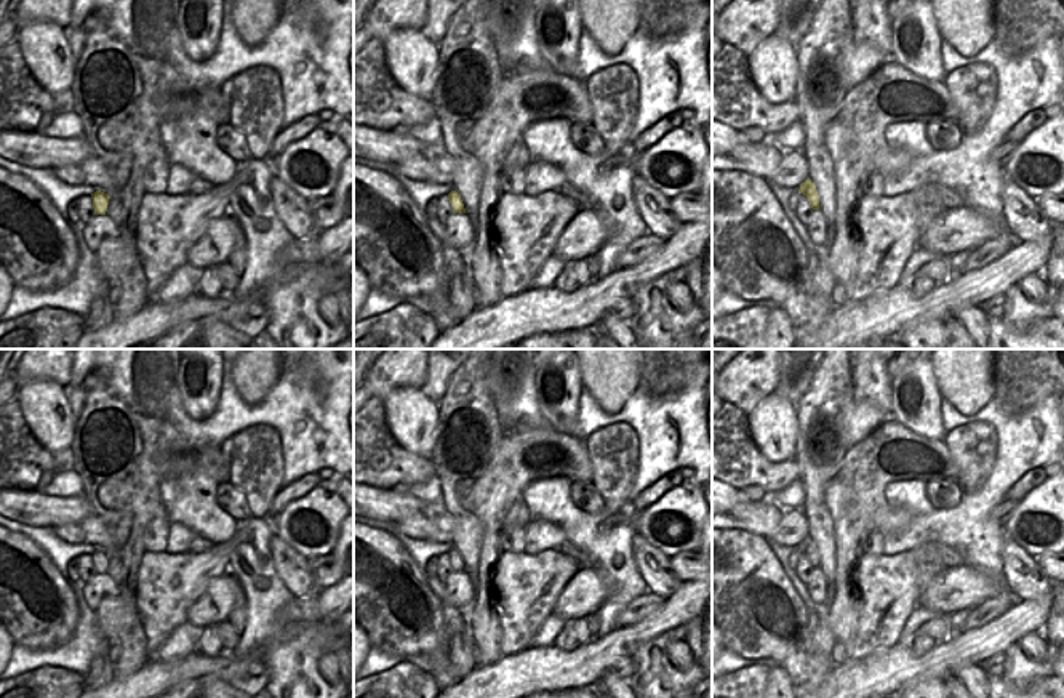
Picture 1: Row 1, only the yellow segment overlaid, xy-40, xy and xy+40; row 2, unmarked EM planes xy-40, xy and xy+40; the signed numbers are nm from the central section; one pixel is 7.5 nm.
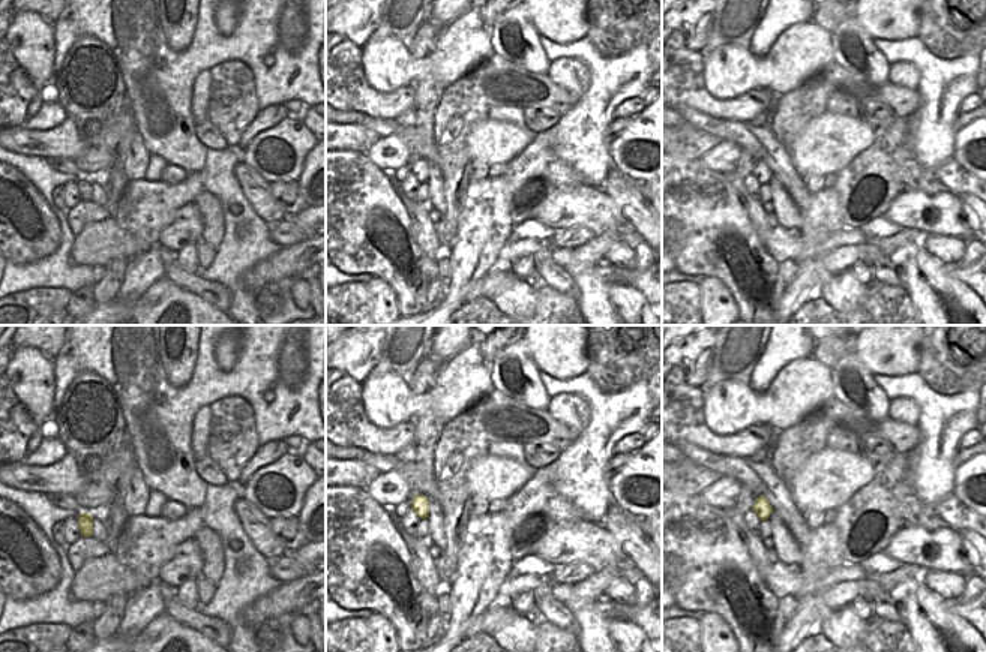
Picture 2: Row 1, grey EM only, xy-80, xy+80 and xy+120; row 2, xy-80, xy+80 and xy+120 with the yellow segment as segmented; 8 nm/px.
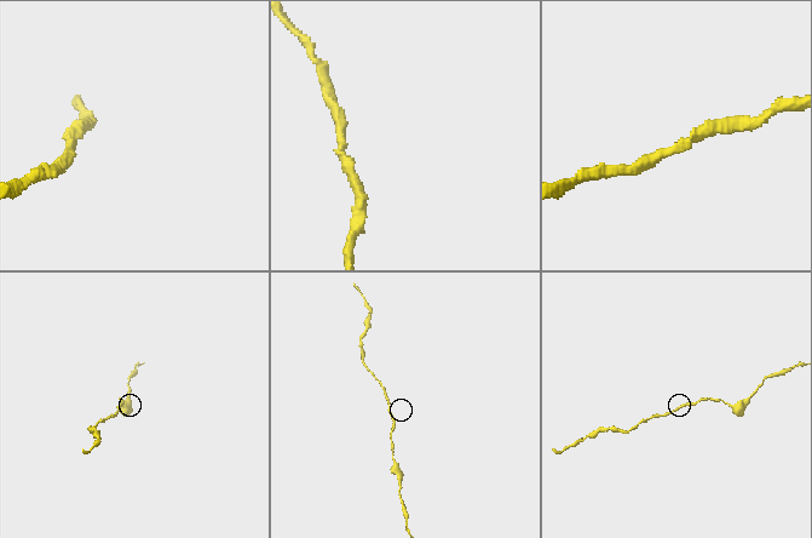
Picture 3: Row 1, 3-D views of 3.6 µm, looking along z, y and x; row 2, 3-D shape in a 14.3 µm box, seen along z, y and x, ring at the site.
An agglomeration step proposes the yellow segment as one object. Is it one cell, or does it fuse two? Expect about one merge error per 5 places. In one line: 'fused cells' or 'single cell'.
single cell

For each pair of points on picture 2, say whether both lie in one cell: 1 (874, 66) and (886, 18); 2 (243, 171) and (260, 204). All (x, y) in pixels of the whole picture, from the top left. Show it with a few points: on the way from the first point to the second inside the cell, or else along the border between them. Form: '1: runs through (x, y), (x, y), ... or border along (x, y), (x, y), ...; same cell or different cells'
1: border along (854, 15), (872, 39); different cells
2: runs through (248, 179), (258, 197); same cell

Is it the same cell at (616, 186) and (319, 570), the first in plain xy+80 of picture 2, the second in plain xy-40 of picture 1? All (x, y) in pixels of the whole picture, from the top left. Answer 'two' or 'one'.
two

